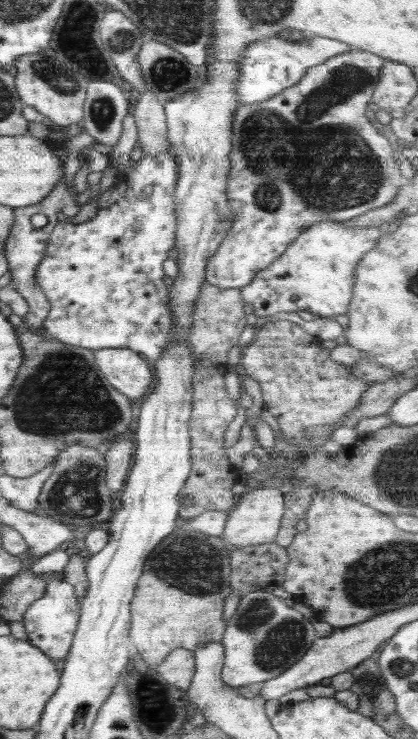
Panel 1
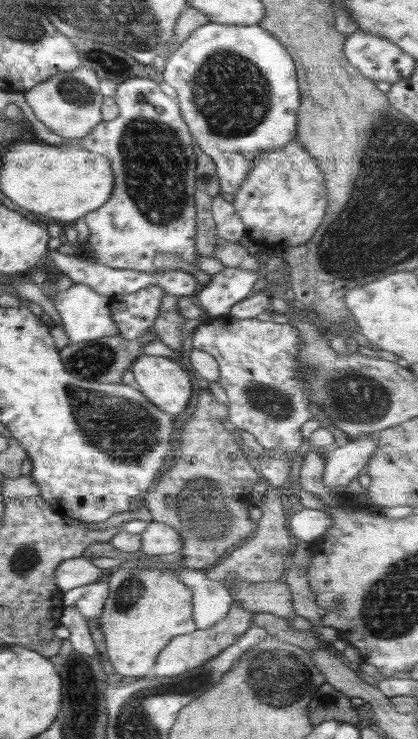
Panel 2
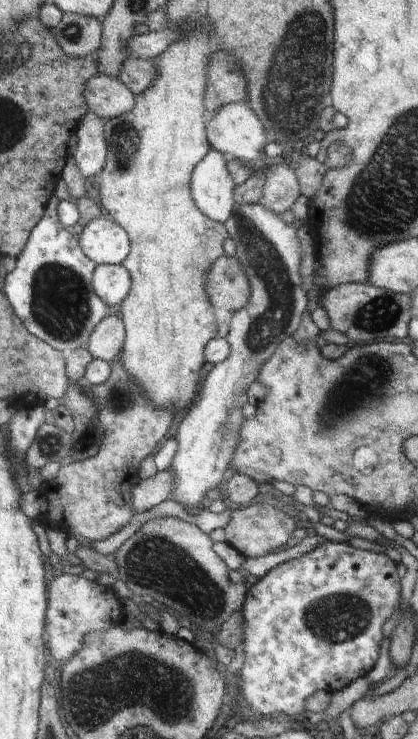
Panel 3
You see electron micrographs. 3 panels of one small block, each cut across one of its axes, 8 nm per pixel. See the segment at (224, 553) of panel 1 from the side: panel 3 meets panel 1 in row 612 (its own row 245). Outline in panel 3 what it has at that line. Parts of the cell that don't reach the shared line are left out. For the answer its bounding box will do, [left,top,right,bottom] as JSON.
[98,30,229,420]

